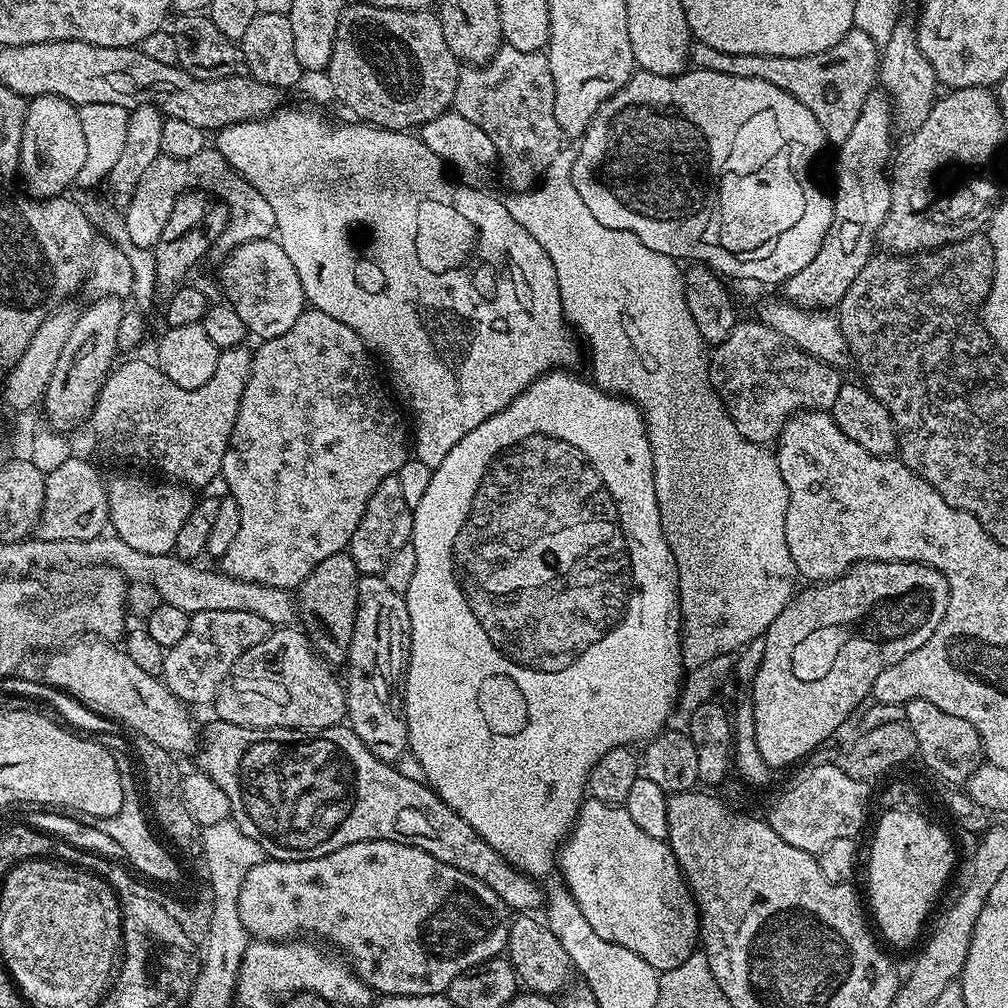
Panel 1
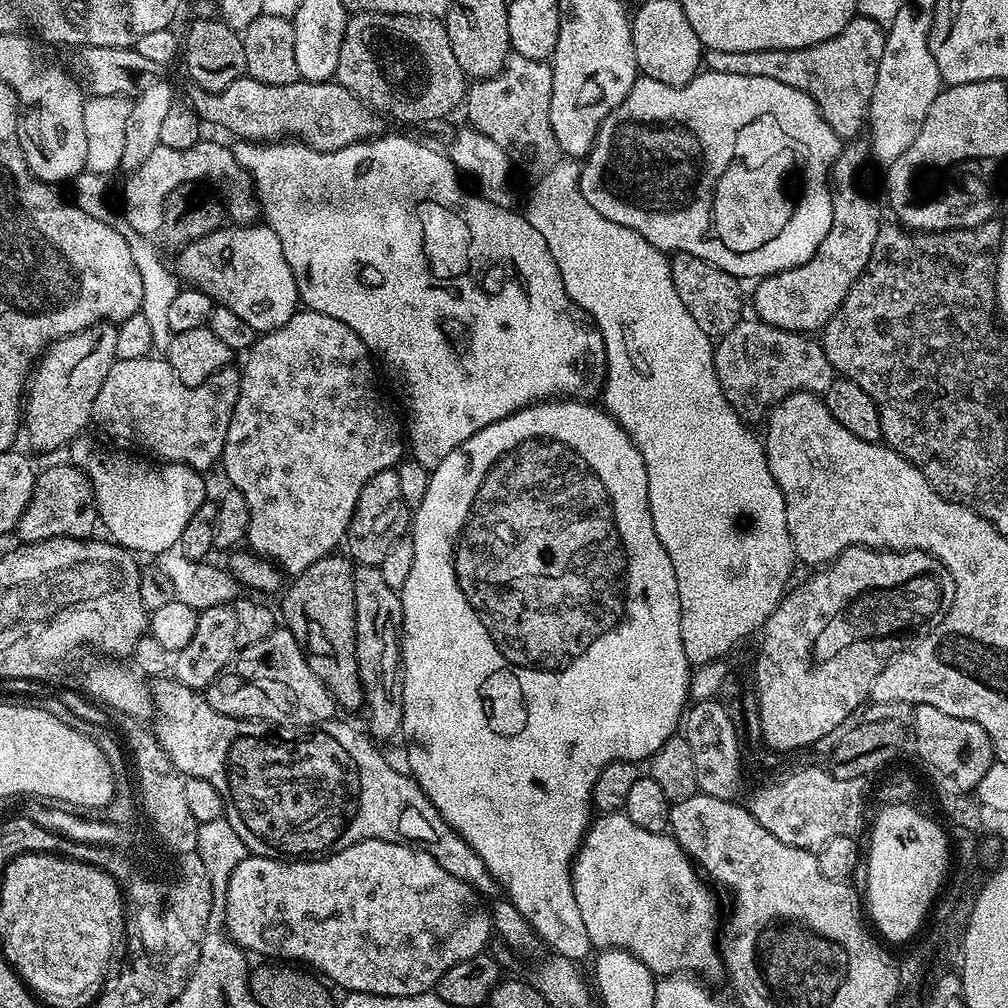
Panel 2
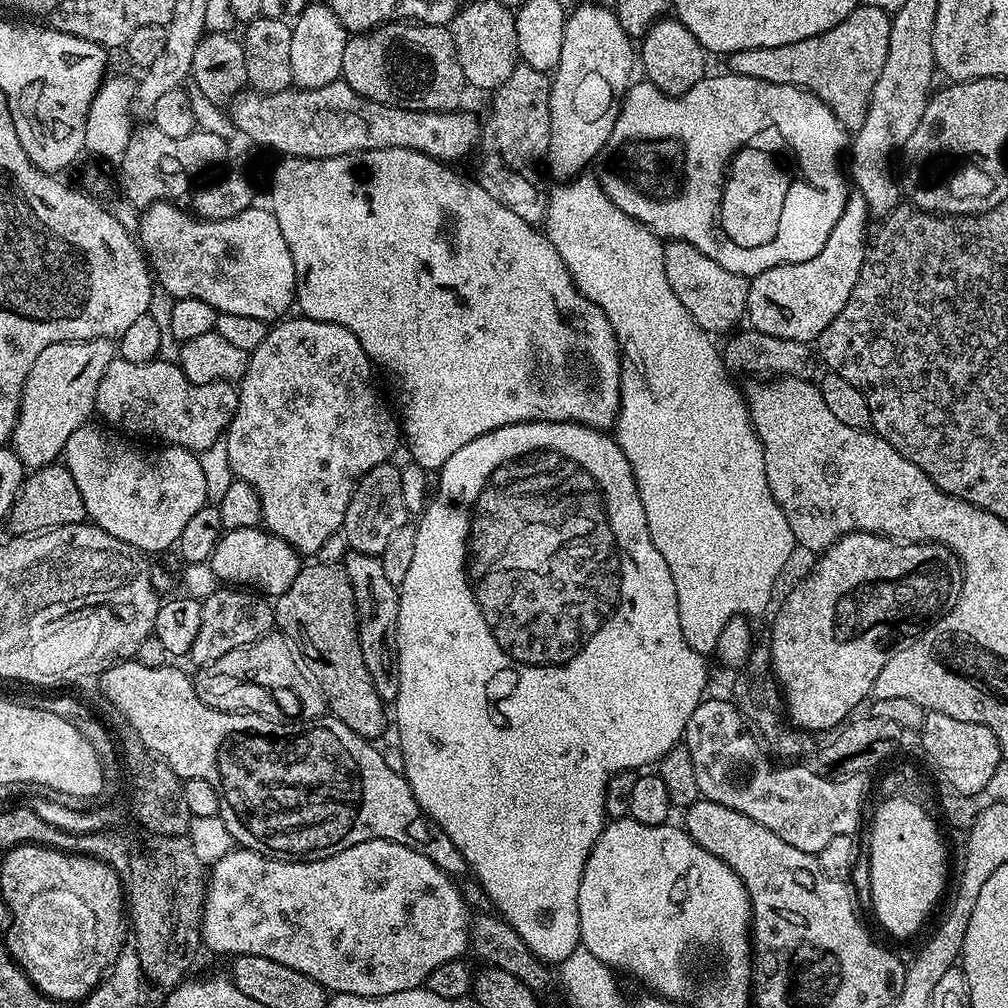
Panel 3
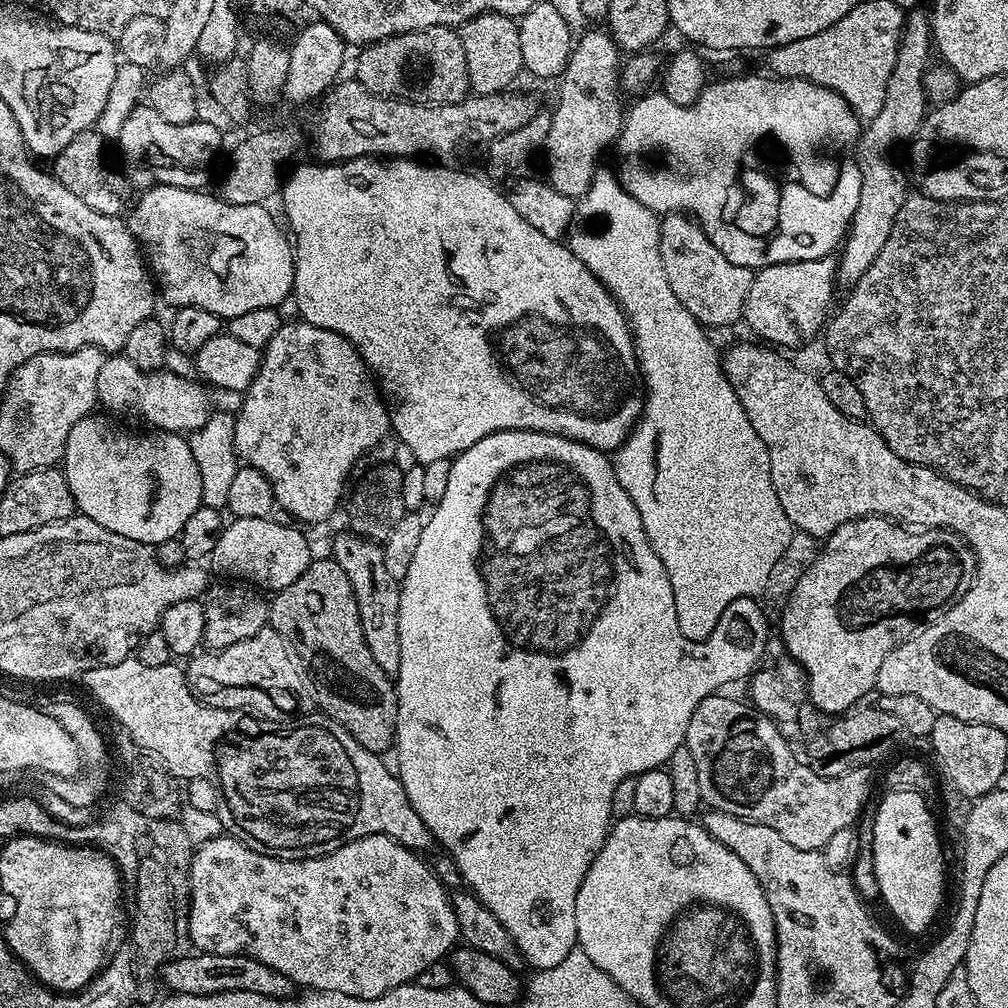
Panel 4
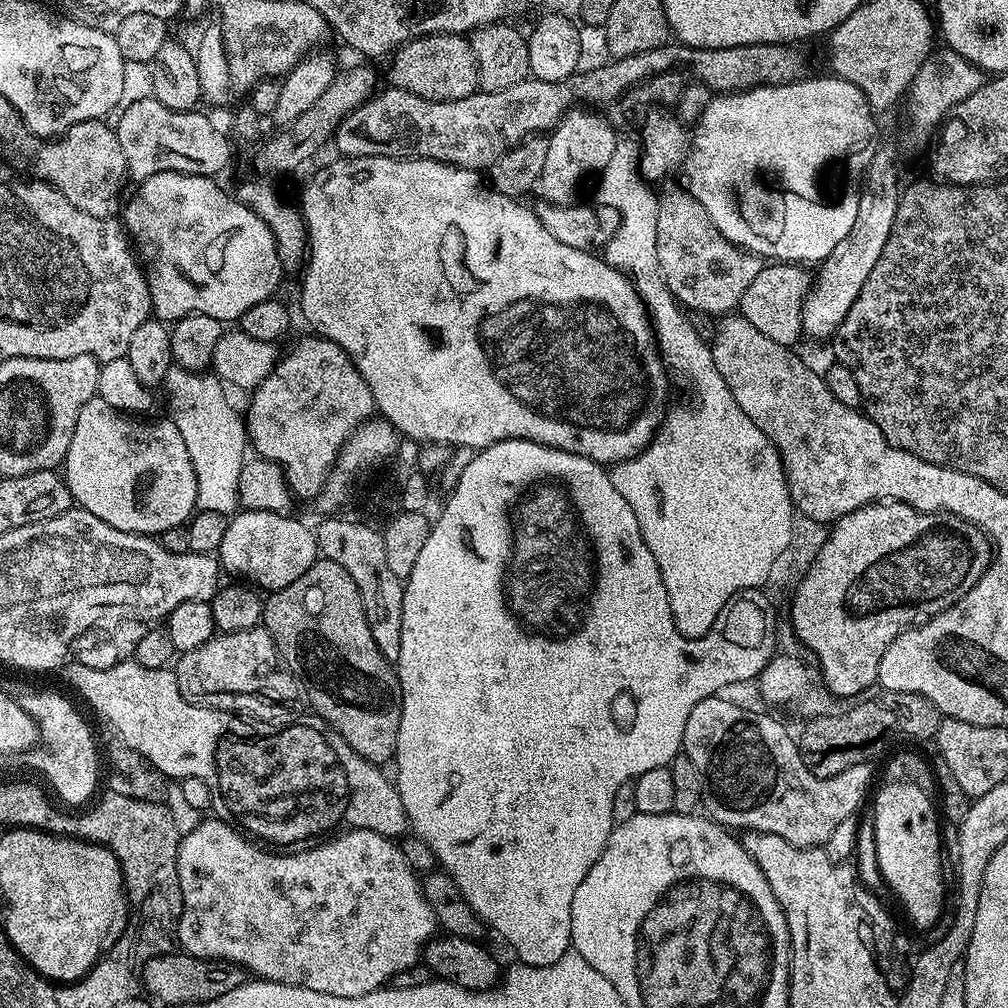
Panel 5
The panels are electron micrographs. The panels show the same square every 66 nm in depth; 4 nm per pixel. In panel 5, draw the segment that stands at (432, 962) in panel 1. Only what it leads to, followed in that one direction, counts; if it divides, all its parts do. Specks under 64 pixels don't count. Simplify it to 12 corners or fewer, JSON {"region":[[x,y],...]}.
{"region":[[183,833],[176,938],[334,998],[438,923],[399,843]]}

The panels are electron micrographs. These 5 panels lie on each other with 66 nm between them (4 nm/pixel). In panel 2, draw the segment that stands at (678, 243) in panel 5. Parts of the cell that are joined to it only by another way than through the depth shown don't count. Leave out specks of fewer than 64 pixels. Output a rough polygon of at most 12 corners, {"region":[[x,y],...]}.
{"region":[[694,255],[670,262],[678,298],[717,340],[740,323],[739,279]]}

